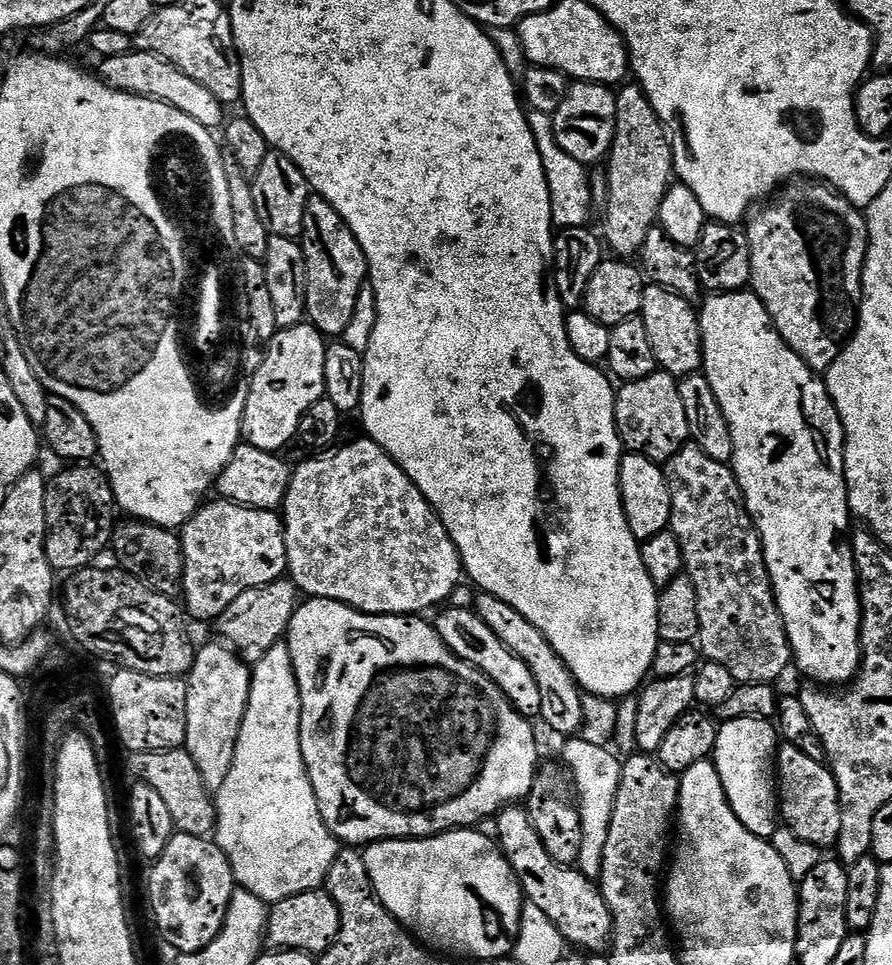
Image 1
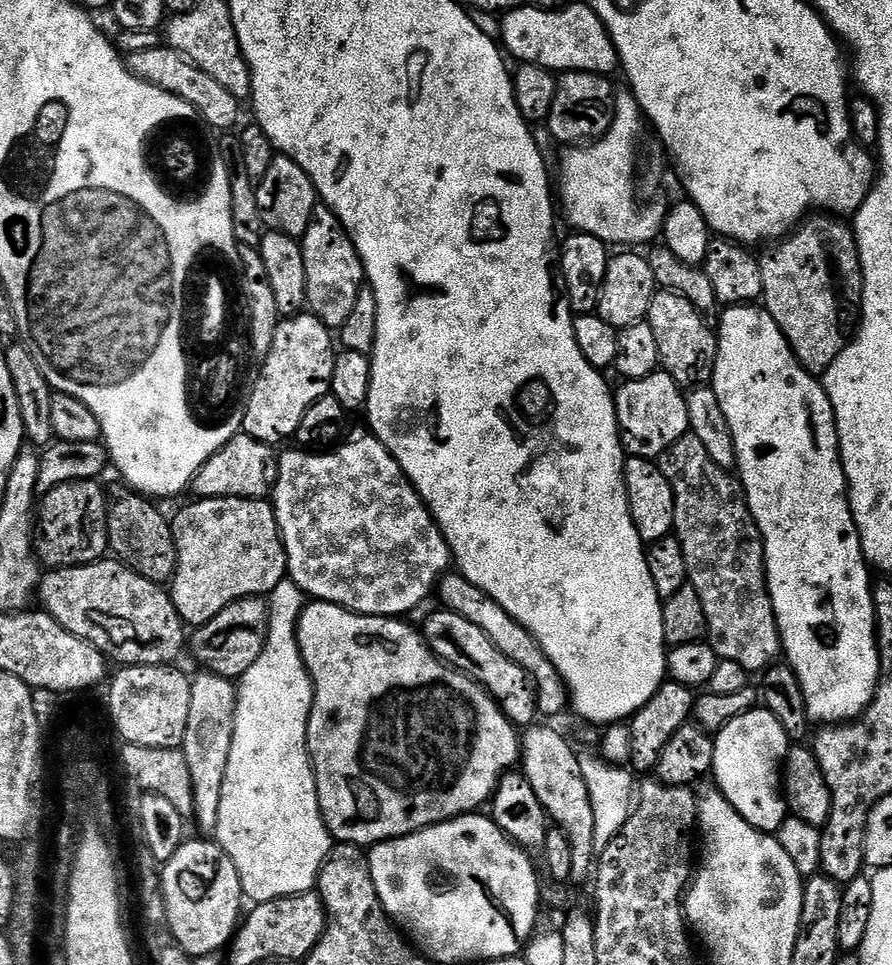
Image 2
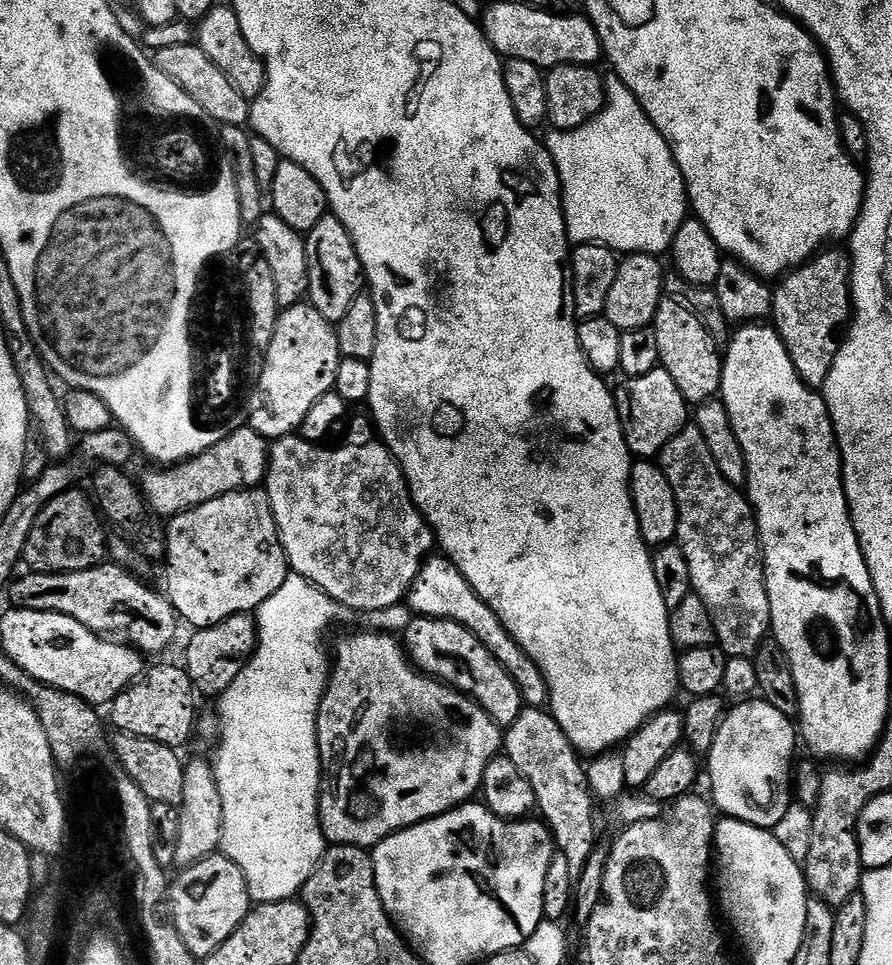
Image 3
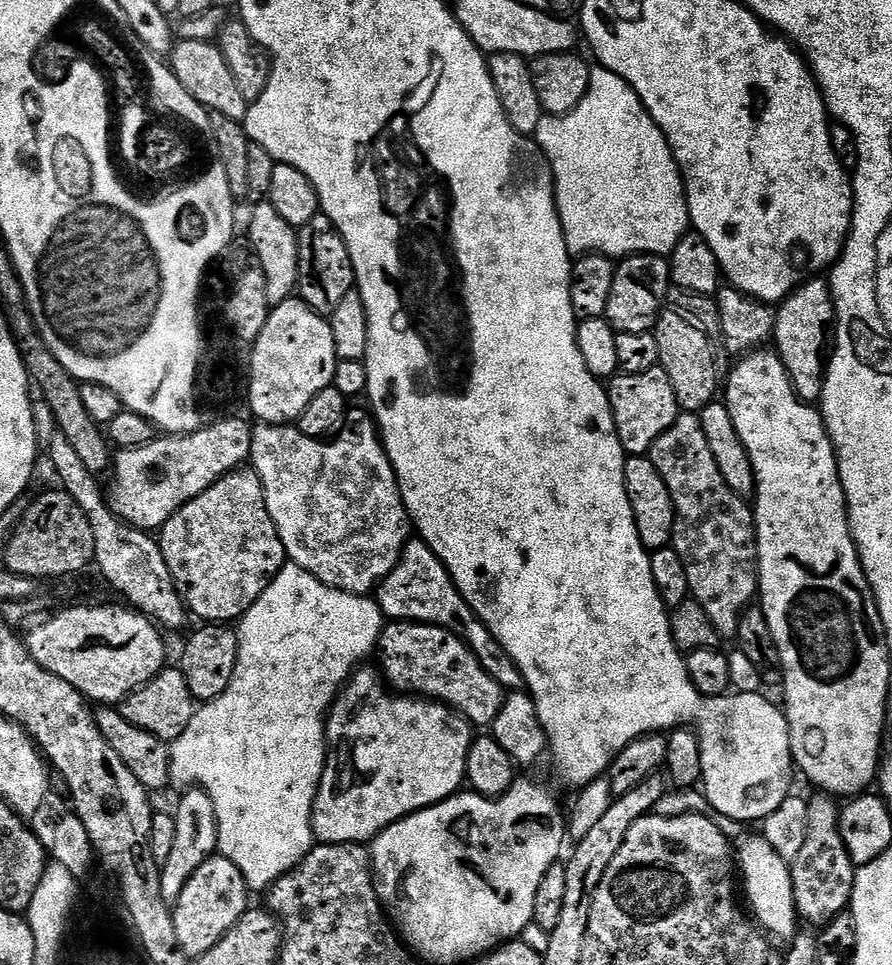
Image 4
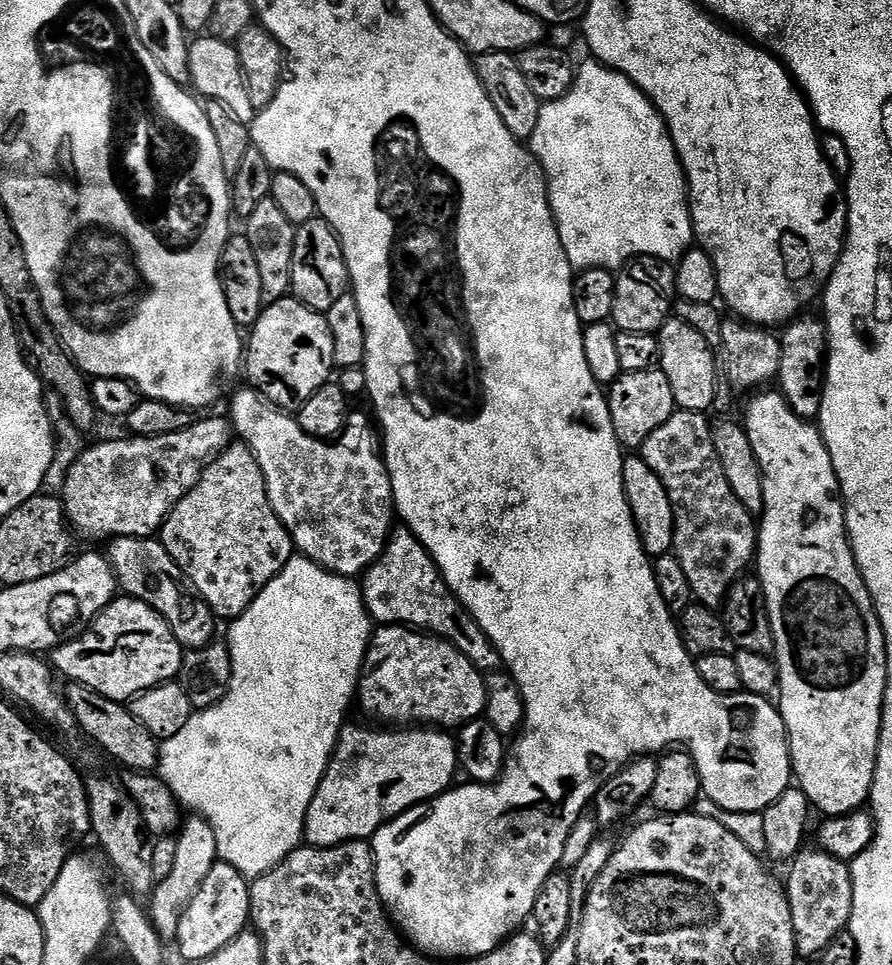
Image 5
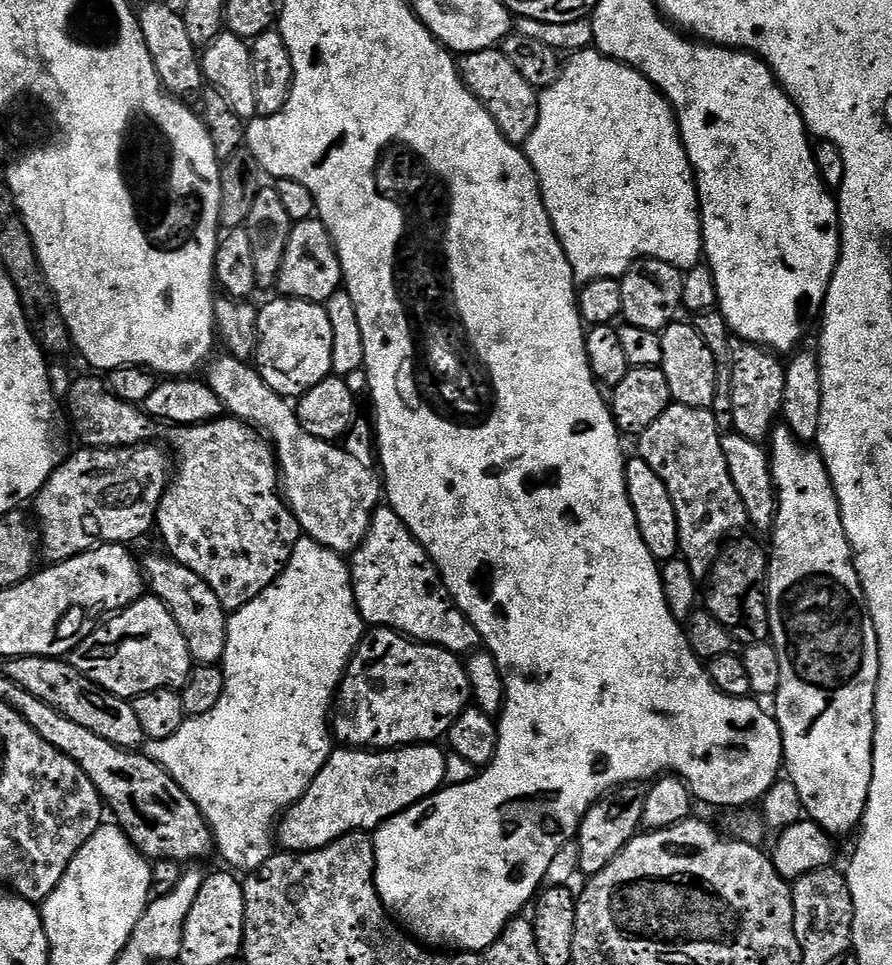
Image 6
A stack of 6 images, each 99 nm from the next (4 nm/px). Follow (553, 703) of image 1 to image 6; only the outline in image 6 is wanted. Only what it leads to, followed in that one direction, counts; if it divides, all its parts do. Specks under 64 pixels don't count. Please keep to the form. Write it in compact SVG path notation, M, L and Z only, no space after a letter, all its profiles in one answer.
M381 506L372 511L372 521L363 542L356 547L350 556L350 571L352 573L352 589L356 599L356 609L364 619L365 625L377 628L393 628L422 644L436 644L447 652L471 654L481 647L482 641L478 630L469 622L464 611L456 605L436 564L429 558L427 550L412 537L412 531L398 518L391 506Z

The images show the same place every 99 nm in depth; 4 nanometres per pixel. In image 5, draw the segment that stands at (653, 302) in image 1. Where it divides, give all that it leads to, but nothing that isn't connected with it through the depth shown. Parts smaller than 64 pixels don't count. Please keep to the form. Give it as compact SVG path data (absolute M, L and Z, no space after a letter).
M670 318L660 327L660 368L670 381L670 390L674 390L674 402L677 409L686 412L707 413L714 402L714 390L718 386L718 356L708 345L706 338L694 330L687 322L679 318Z

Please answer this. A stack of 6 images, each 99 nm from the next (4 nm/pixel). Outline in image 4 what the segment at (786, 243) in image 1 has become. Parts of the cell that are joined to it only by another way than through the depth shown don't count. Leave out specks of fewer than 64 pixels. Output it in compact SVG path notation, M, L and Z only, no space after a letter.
M813 278L807 280L805 284L797 286L796 289L791 292L785 300L781 300L778 307L776 308L776 335L774 337L774 351L777 356L780 357L782 366L786 368L786 374L790 378L790 382L798 398L806 404L815 405L821 394L824 392L824 376L828 373L828 361L830 359L830 341L834 336L834 325L836 322L836 307L832 304L832 289L830 287L829 281L824 278Z

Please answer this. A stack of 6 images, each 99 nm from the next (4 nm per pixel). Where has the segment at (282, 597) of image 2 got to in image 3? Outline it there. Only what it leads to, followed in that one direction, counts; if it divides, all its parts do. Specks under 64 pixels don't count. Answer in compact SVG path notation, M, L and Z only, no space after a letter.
M289 574L286 582L262 606L256 609L256 651L253 652L248 665L234 678L234 682L224 691L223 696L219 697L220 718L218 717L218 737L220 745L216 748L214 755L214 767L216 769L216 781L218 790L222 794L222 814L224 815L224 833L220 839L223 855L228 856L242 870L242 874L248 883L248 893L256 904L269 904L270 902L282 902L299 897L304 891L306 882L310 874L320 865L320 860L326 851L326 841L324 831L320 829L320 777L322 769L320 767L320 734L318 731L318 721L320 718L320 703L328 687L328 677L330 675L330 648L324 645L324 631L331 626L335 620L344 620L350 616L349 609L334 602L322 590L318 590L309 580Z

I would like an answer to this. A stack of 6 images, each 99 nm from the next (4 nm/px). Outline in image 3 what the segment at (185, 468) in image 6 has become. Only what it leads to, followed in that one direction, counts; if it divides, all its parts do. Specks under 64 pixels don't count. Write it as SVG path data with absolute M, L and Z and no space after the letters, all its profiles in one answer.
M263 487L245 488L242 492L227 492L218 498L214 498L210 502L199 504L196 508L180 512L167 521L166 535L168 538L168 550L166 553L166 565L168 564L168 569L164 572L164 580L168 583L166 595L172 603L172 608L175 610L177 617L179 617L183 623L185 620L190 626L189 629L192 630L209 628L218 622L226 622L226 618L237 616L243 612L249 614L255 613L256 609L262 606L262 602L266 602L266 598L270 598L270 594L274 594L280 589L282 582L286 582L286 578L290 574L288 559L286 558L284 547L280 541L280 531L274 518L274 510L270 506L270 498Z

